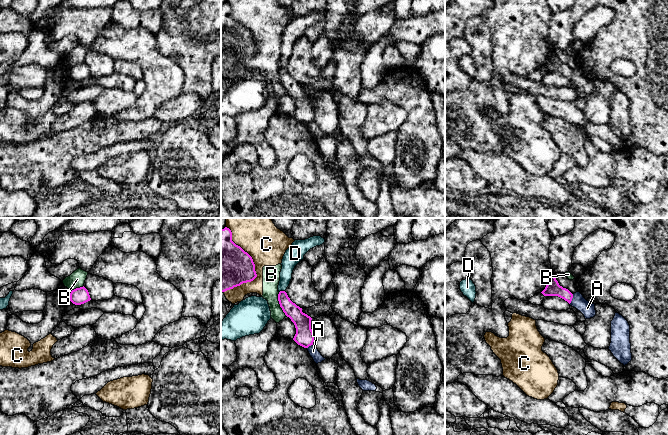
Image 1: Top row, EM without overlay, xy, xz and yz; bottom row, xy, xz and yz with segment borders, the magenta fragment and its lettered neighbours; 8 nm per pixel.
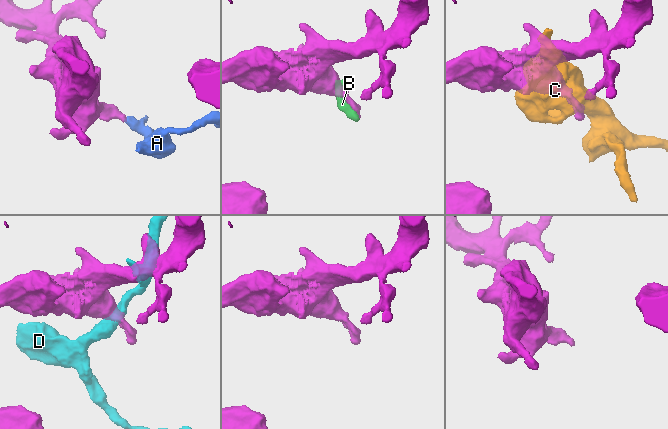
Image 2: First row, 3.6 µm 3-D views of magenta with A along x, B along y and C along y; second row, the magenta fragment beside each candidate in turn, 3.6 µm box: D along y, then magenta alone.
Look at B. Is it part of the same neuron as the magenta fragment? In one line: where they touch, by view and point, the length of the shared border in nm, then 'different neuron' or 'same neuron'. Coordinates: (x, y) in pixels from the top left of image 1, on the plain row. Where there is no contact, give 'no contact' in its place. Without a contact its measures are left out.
contact xz (279, 79); length 200 nm; different neuron

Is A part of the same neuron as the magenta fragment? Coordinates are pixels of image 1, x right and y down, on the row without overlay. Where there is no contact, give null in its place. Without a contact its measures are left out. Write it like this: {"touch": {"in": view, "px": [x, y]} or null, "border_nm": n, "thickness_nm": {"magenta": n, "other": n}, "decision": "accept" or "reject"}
{"touch": {"in": "yz", "px": [571, 75]}, "border_nm": 90, "thickness_nm": {"magenta": 120, "other": 120}, "decision": "reject"}

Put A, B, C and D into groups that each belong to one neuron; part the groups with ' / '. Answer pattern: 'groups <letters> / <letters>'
groups A / B C / D

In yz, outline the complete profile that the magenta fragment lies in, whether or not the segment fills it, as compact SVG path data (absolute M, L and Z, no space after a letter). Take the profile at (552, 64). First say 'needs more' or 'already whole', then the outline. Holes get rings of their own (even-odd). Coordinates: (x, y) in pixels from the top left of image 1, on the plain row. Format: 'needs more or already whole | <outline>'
already whole | M554 51L549 54L545 65L541 69L544 72L558 72L569 80L573 74L573 70L568 65L560 62Z

